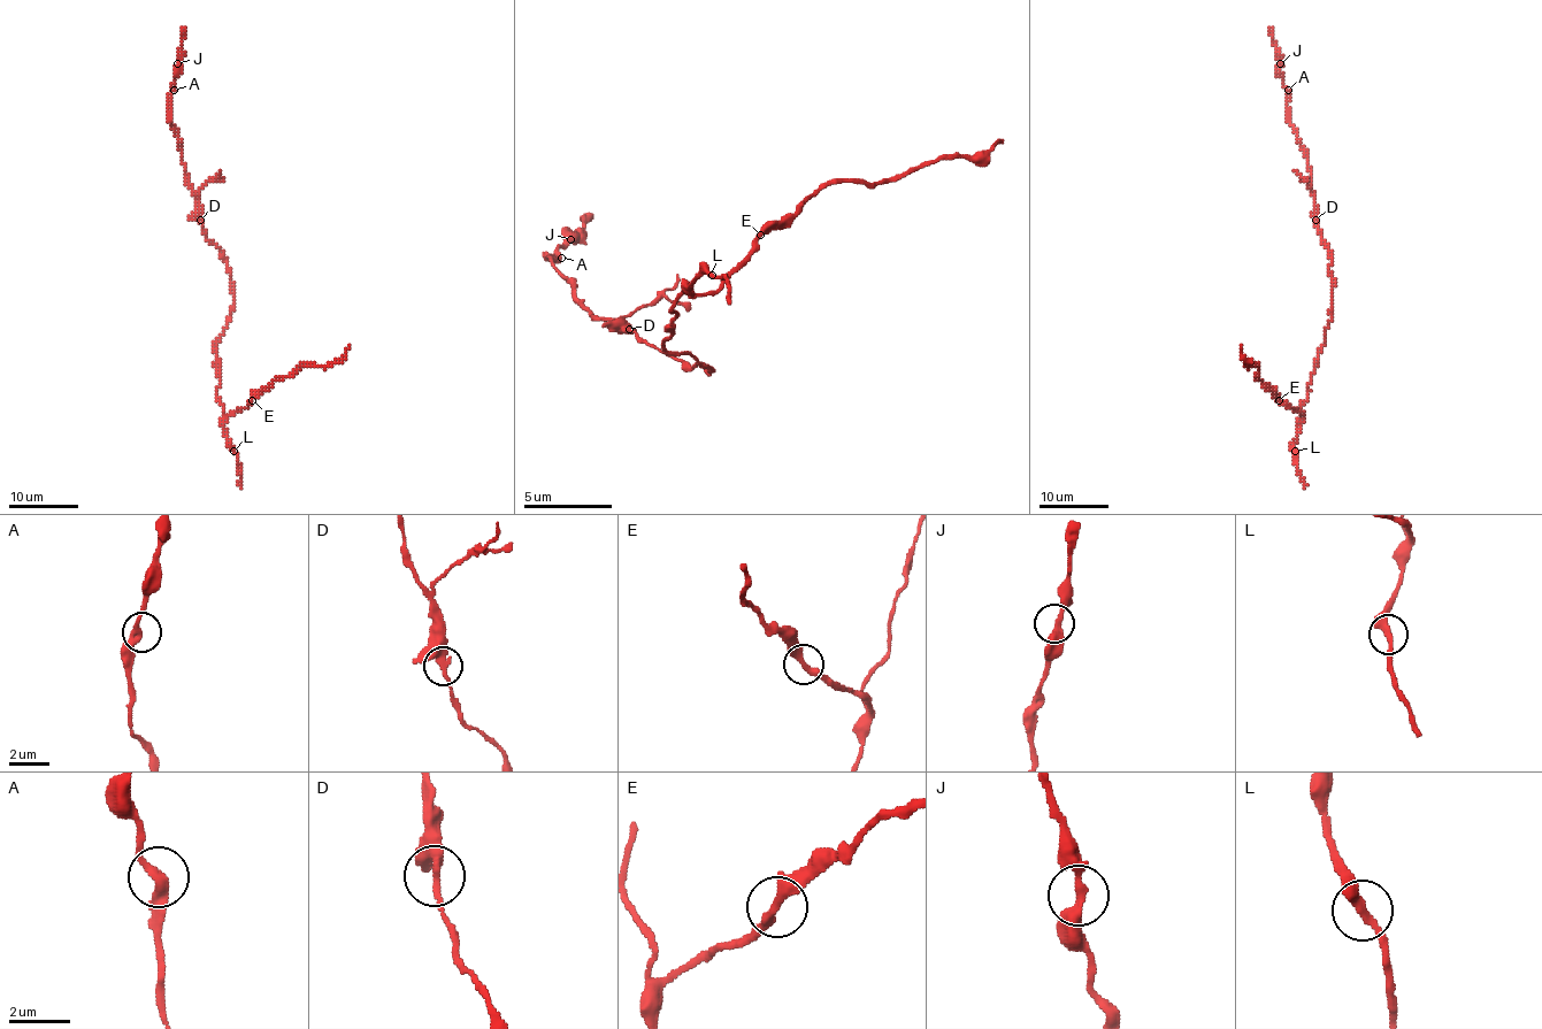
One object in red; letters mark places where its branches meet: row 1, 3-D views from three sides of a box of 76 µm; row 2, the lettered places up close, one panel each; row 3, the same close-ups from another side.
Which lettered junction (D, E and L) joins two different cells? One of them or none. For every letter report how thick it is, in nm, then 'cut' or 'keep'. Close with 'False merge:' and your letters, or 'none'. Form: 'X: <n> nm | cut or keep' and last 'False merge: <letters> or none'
D: 360 nm | cut
E: 320 nm | keep
L: 300 nm | keep
False merge: D

